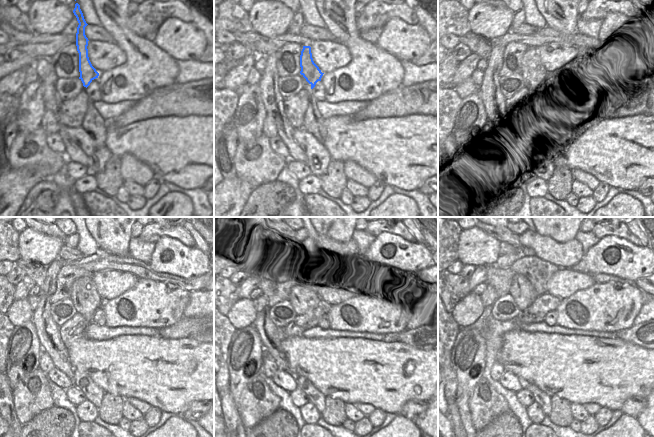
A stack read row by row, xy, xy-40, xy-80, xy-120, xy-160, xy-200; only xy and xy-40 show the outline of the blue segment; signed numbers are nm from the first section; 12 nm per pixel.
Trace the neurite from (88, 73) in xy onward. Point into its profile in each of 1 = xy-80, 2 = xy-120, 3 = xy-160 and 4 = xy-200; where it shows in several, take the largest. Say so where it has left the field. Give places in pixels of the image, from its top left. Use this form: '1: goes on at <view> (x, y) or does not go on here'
1: goes on at xy-80 (540, 77)
2: goes on at xy-120 (93, 301)
3: goes on at xy-160 (312, 301)
4: goes on at xy-200 (532, 299)

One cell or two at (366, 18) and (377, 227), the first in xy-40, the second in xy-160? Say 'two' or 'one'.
one

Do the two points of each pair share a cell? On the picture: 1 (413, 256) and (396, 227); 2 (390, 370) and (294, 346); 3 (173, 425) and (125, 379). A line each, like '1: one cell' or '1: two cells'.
1: two cells
2: one cell
3: two cells

